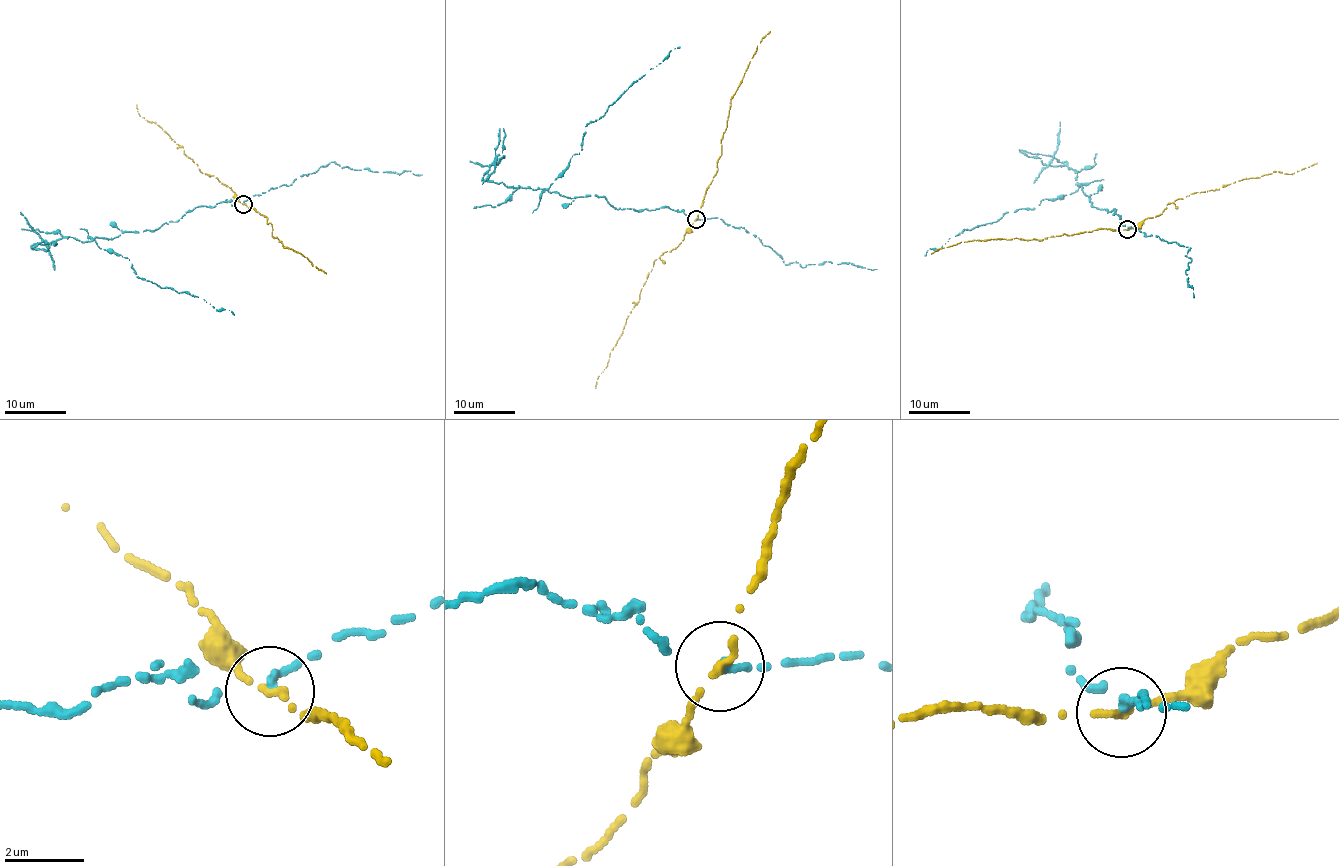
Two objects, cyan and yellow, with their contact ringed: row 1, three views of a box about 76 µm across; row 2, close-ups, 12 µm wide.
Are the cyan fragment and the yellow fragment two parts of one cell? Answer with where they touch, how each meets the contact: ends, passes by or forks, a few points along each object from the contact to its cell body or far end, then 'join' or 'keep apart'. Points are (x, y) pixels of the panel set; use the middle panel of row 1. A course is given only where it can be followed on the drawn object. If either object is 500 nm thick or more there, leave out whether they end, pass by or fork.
place (696, 219); cyan ends; yellow ends; course cyan (696, 218), (668, 207), (617, 210), (603, 196), (572, 198), (546, 189), (579, 153), (586, 127), (679, 47); course yellow (696, 219), (680, 243), (653, 263), (639, 302), (629, 312), (596, 388); keep apart

